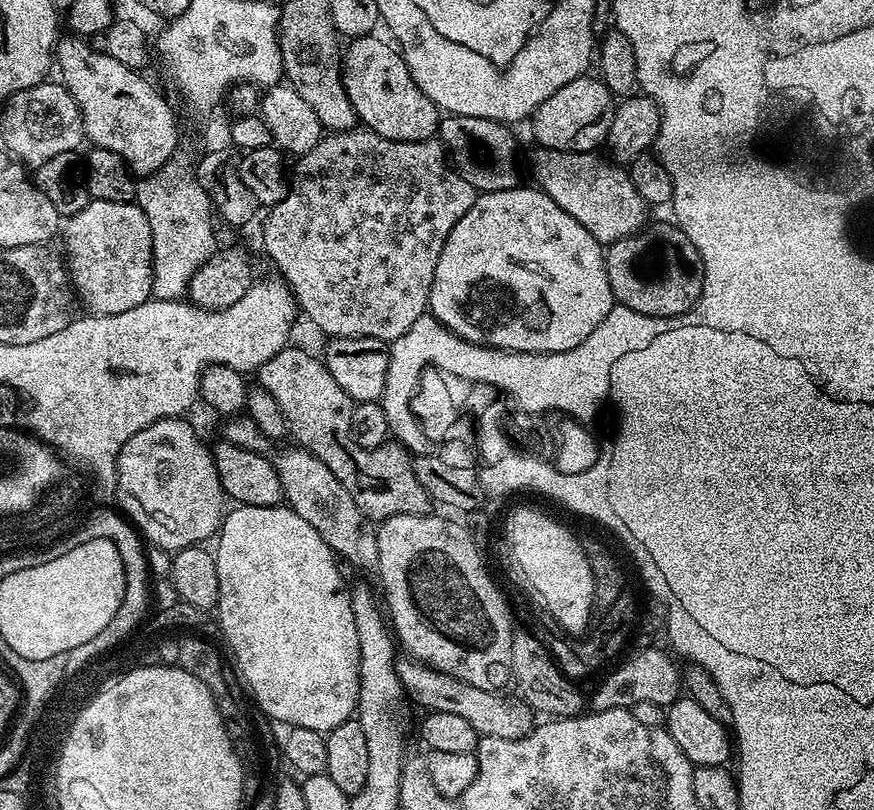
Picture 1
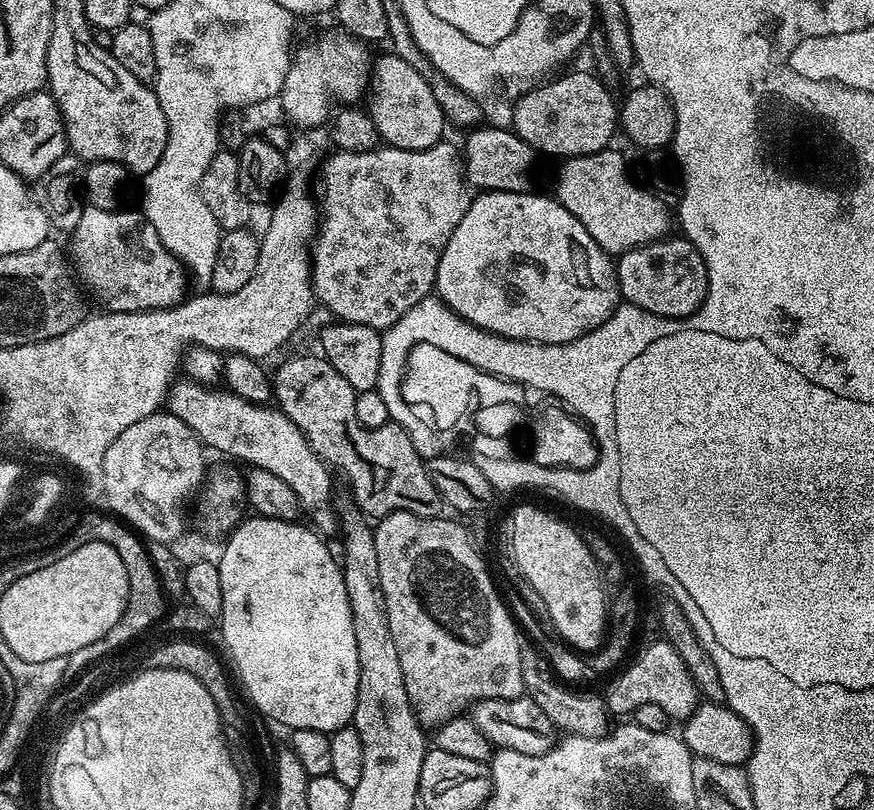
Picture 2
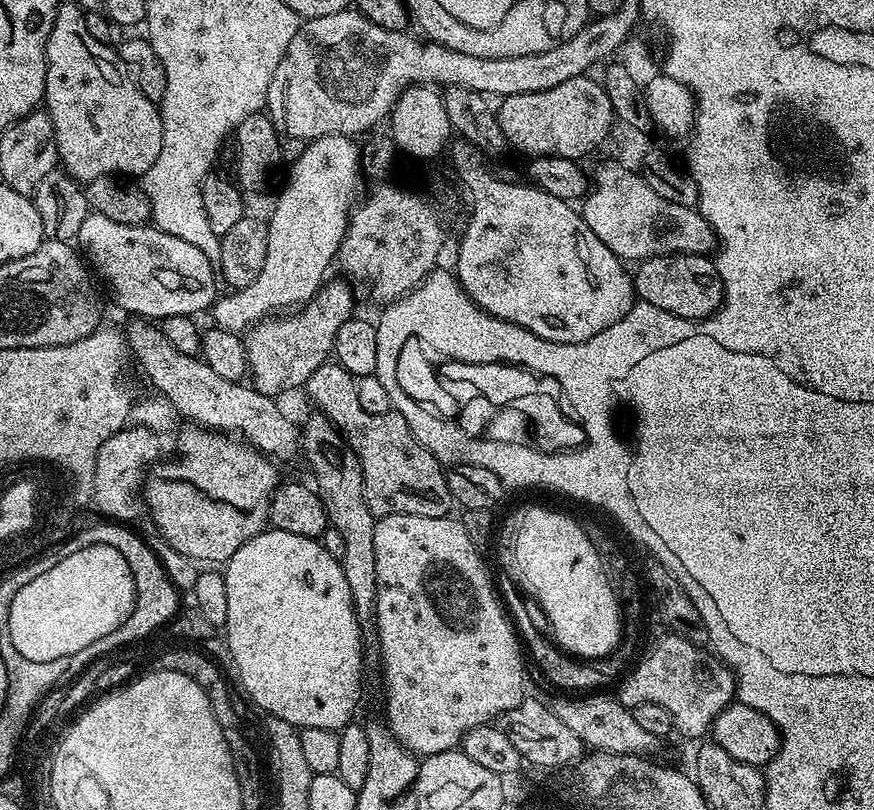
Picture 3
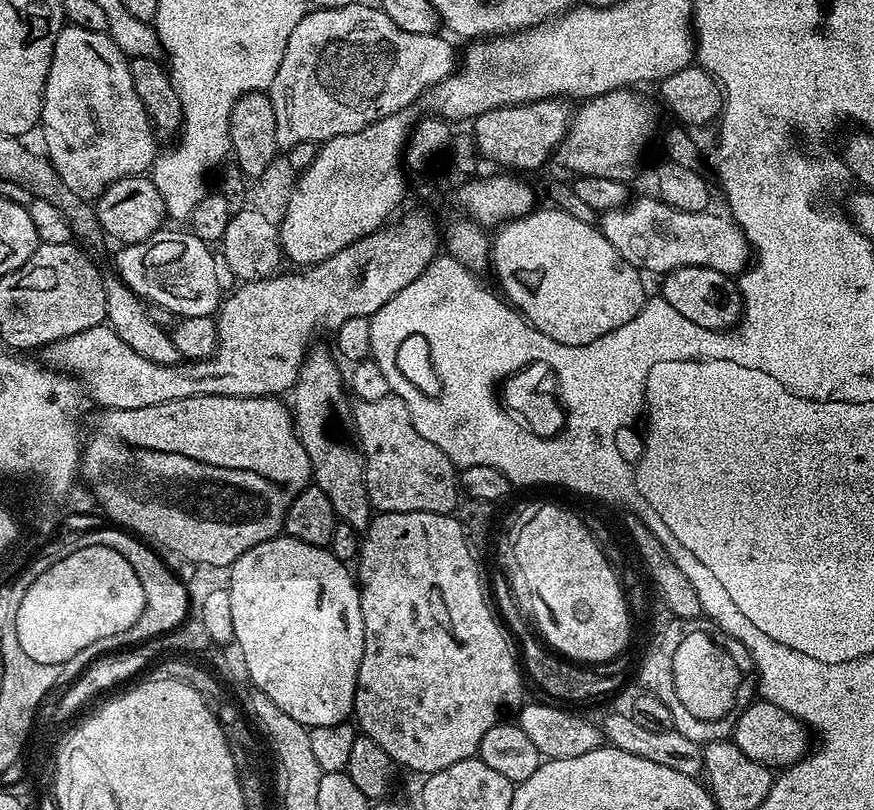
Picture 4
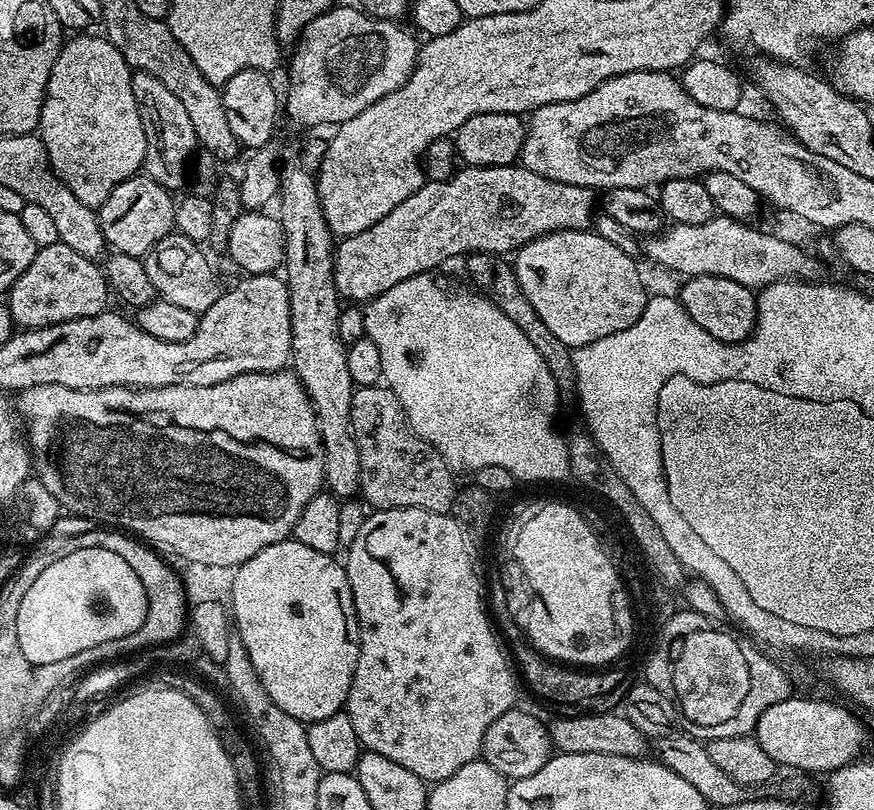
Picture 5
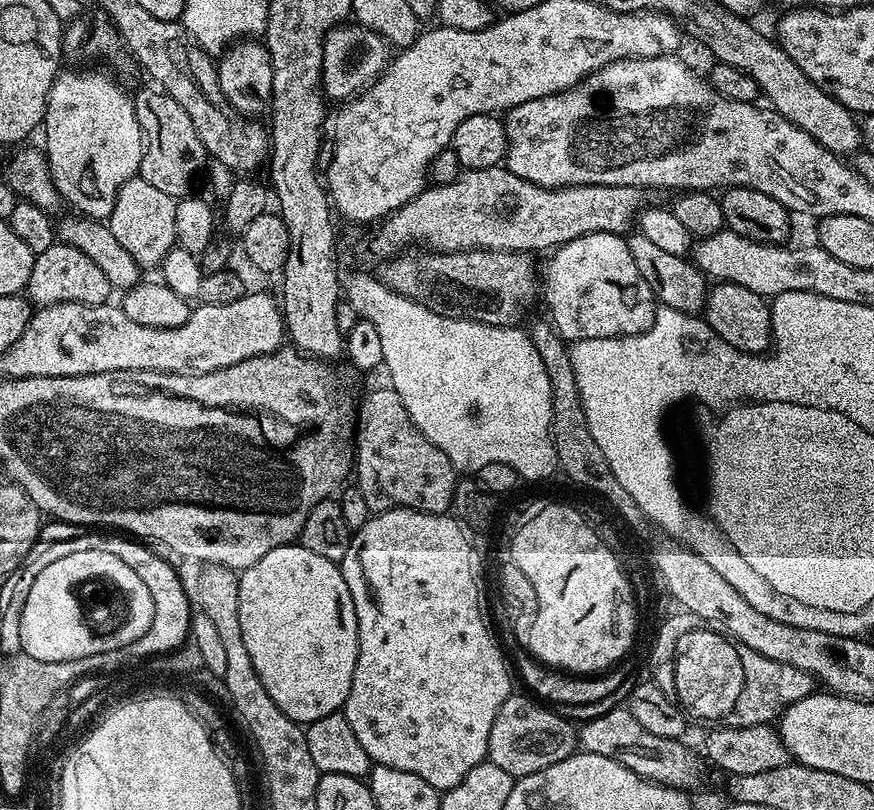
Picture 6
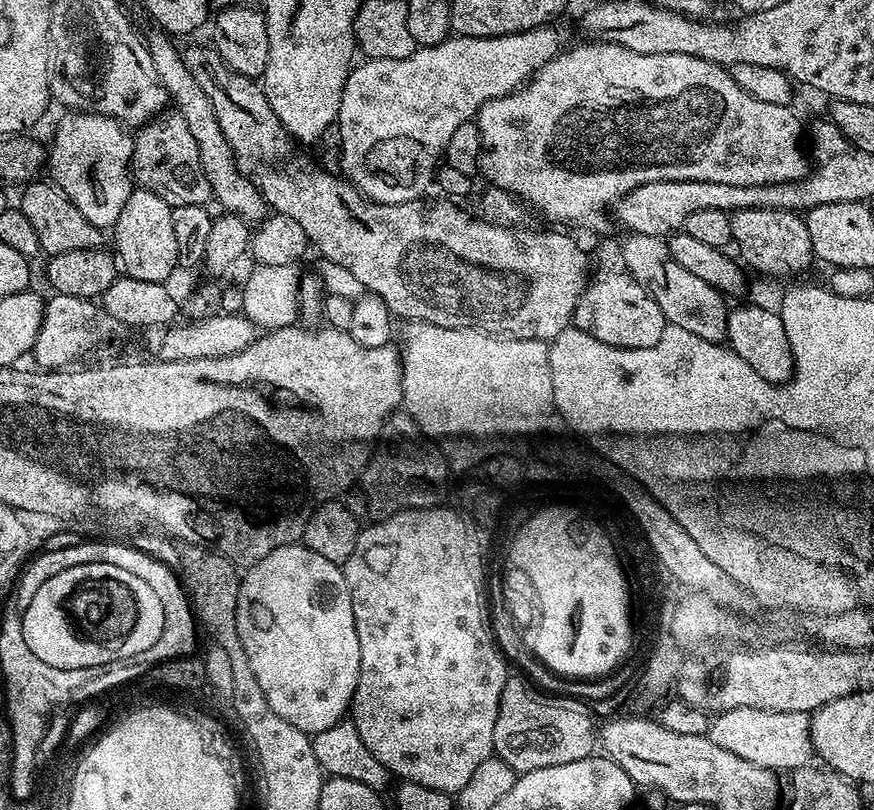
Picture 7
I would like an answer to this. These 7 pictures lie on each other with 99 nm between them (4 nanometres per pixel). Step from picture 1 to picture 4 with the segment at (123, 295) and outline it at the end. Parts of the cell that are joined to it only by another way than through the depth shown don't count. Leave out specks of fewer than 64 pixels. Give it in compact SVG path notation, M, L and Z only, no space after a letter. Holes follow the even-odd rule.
M167 228L140 243L123 245L116 256L116 274L140 299L168 309L175 316L212 316L222 302L217 274L204 262L212 258L211 248L191 232L172 232Z

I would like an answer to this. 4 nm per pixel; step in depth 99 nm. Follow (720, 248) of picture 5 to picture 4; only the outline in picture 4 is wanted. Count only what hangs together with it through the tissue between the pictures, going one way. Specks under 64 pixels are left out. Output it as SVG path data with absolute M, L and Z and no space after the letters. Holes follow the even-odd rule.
M640 194L637 200L636 197L629 199L624 207L603 213L598 227L626 262L645 273L663 274L682 266L702 266L733 278L739 277L750 263L748 239L735 220L727 215L715 216L714 212L674 210L654 196Z

